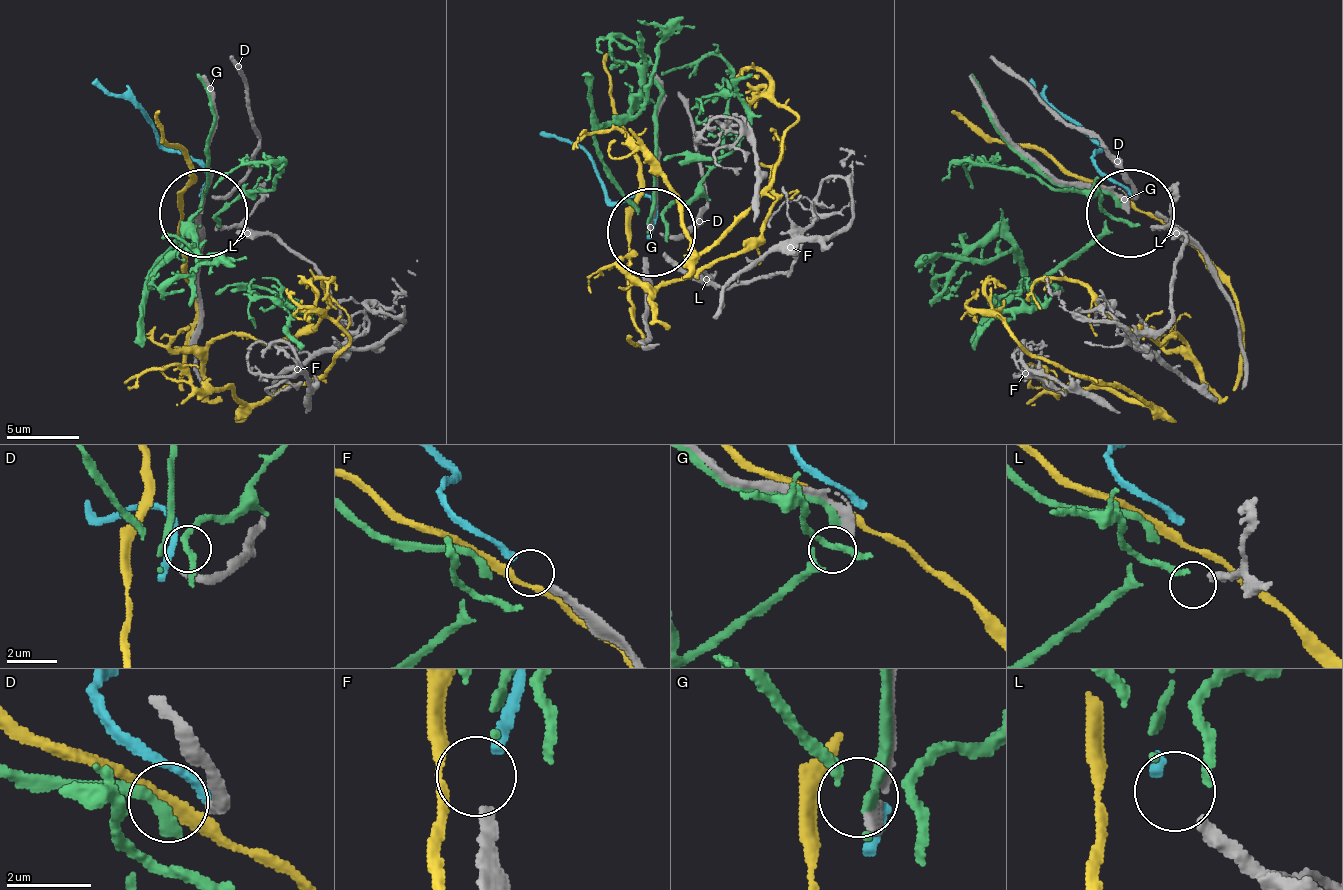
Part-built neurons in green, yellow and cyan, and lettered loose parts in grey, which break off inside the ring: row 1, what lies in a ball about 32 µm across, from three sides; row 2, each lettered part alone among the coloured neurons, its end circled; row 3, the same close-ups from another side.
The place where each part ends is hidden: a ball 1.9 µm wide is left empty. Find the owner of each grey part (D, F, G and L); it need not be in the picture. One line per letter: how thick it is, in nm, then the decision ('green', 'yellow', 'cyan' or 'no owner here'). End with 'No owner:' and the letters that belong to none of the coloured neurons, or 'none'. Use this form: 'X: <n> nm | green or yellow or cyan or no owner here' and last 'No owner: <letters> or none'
D: 340 nm | no owner here
F: 260 nm | no owner here
G: 220 nm | no owner here
L: 320 nm | no owner here
No owner: D, F, G, L

